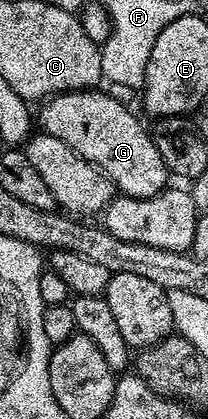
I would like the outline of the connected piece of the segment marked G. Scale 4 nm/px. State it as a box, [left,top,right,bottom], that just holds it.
[40,88,170,198]

